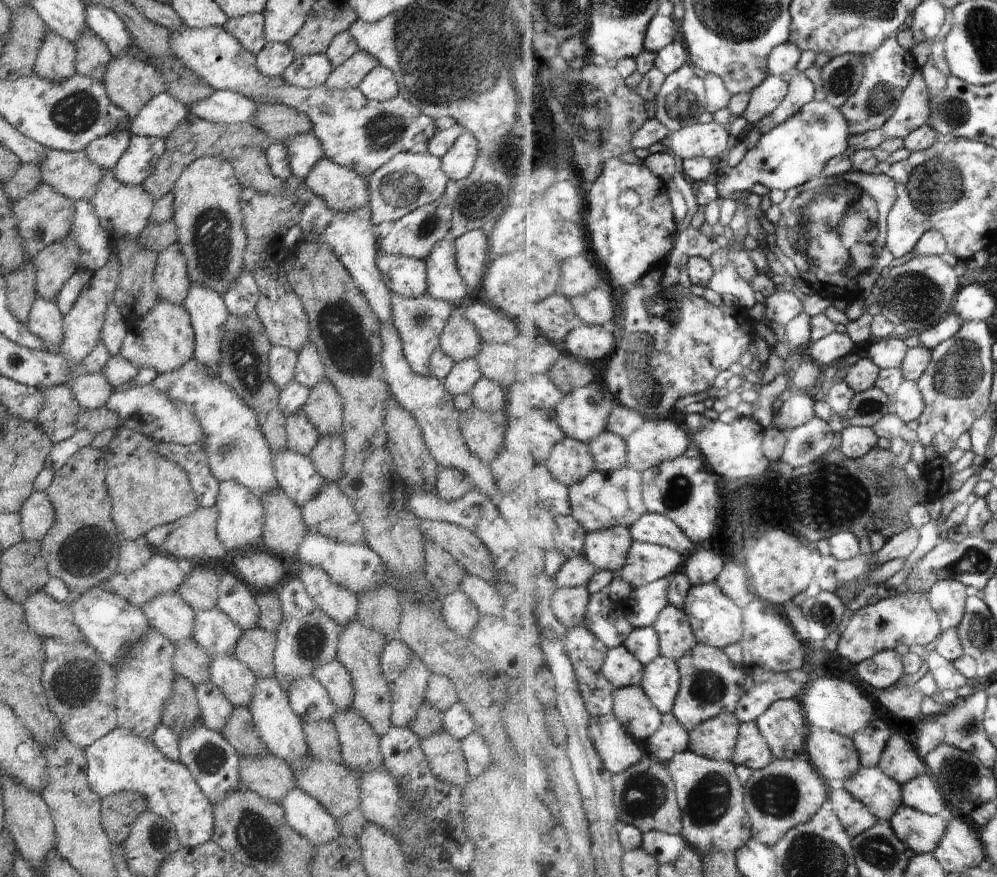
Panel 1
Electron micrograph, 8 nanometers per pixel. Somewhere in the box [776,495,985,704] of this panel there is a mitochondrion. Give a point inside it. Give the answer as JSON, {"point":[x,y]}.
{"point":[955,621]}

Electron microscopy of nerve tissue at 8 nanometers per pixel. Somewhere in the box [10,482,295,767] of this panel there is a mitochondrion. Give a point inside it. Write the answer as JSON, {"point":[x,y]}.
{"point":[76,681]}

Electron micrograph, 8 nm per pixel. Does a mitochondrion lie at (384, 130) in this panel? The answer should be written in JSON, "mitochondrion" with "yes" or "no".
{"mitochondrion":"yes"}

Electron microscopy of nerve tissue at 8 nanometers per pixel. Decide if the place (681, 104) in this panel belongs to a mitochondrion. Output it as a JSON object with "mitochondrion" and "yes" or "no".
{"mitochondrion":"yes"}

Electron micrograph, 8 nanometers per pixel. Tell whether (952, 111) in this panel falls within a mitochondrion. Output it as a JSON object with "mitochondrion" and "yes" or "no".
{"mitochondrion":"yes"}

